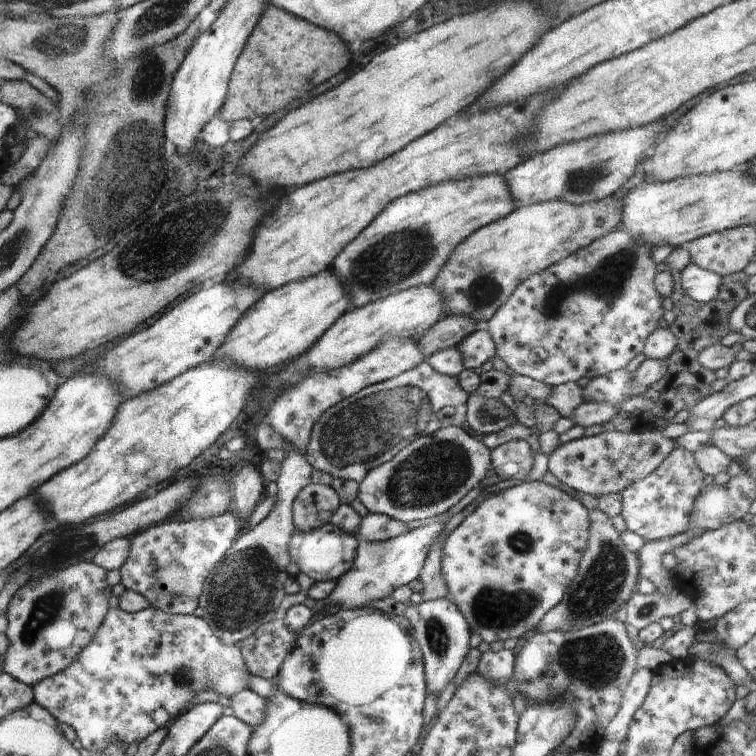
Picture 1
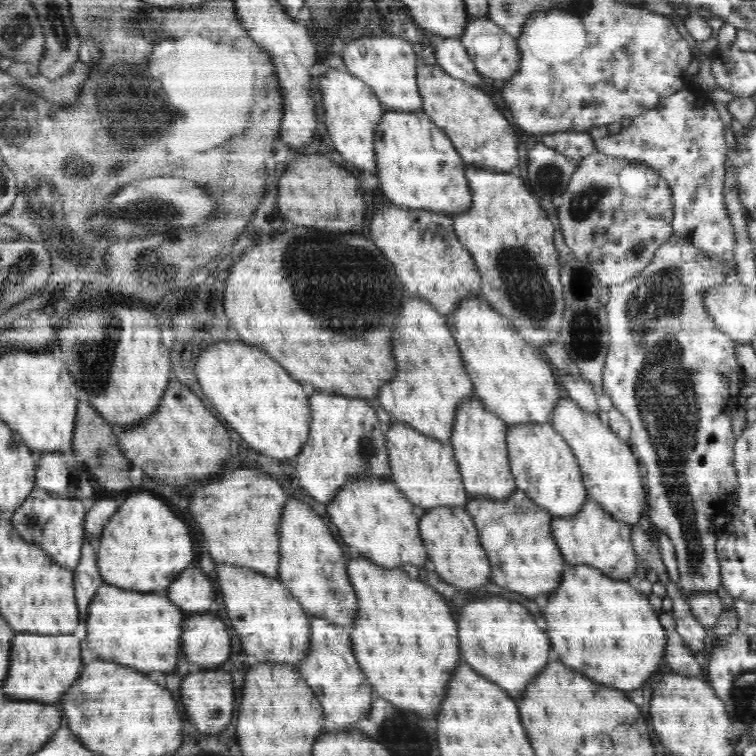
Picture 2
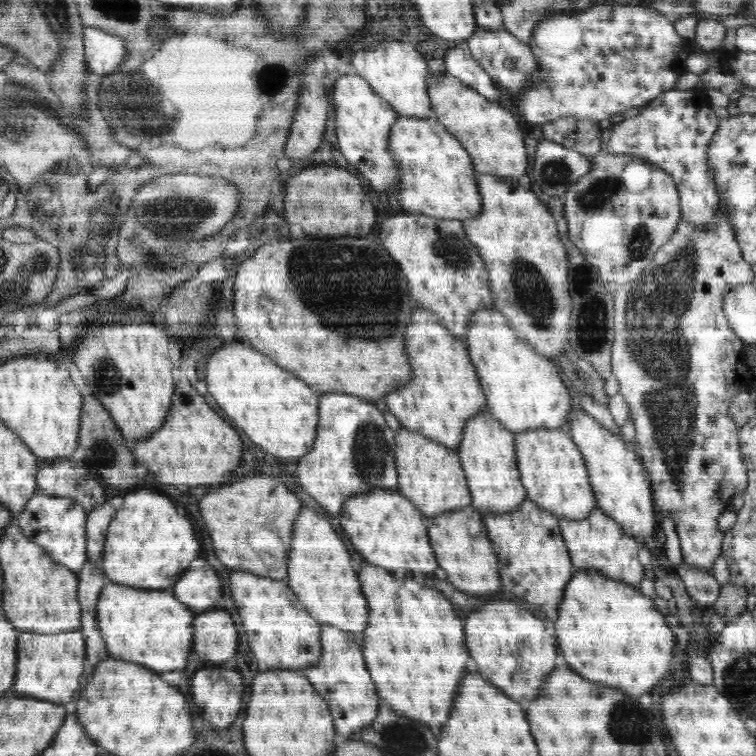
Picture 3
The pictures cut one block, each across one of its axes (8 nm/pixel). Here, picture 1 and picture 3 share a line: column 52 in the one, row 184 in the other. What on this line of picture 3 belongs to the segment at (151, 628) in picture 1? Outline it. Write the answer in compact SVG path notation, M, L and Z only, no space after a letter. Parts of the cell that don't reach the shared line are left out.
M674 88L654 98L638 116L602 131L601 150L605 153L622 153L628 158L638 158L666 170L678 185L682 220L700 228L712 227L722 213L705 151L720 124L717 119L703 92Z

